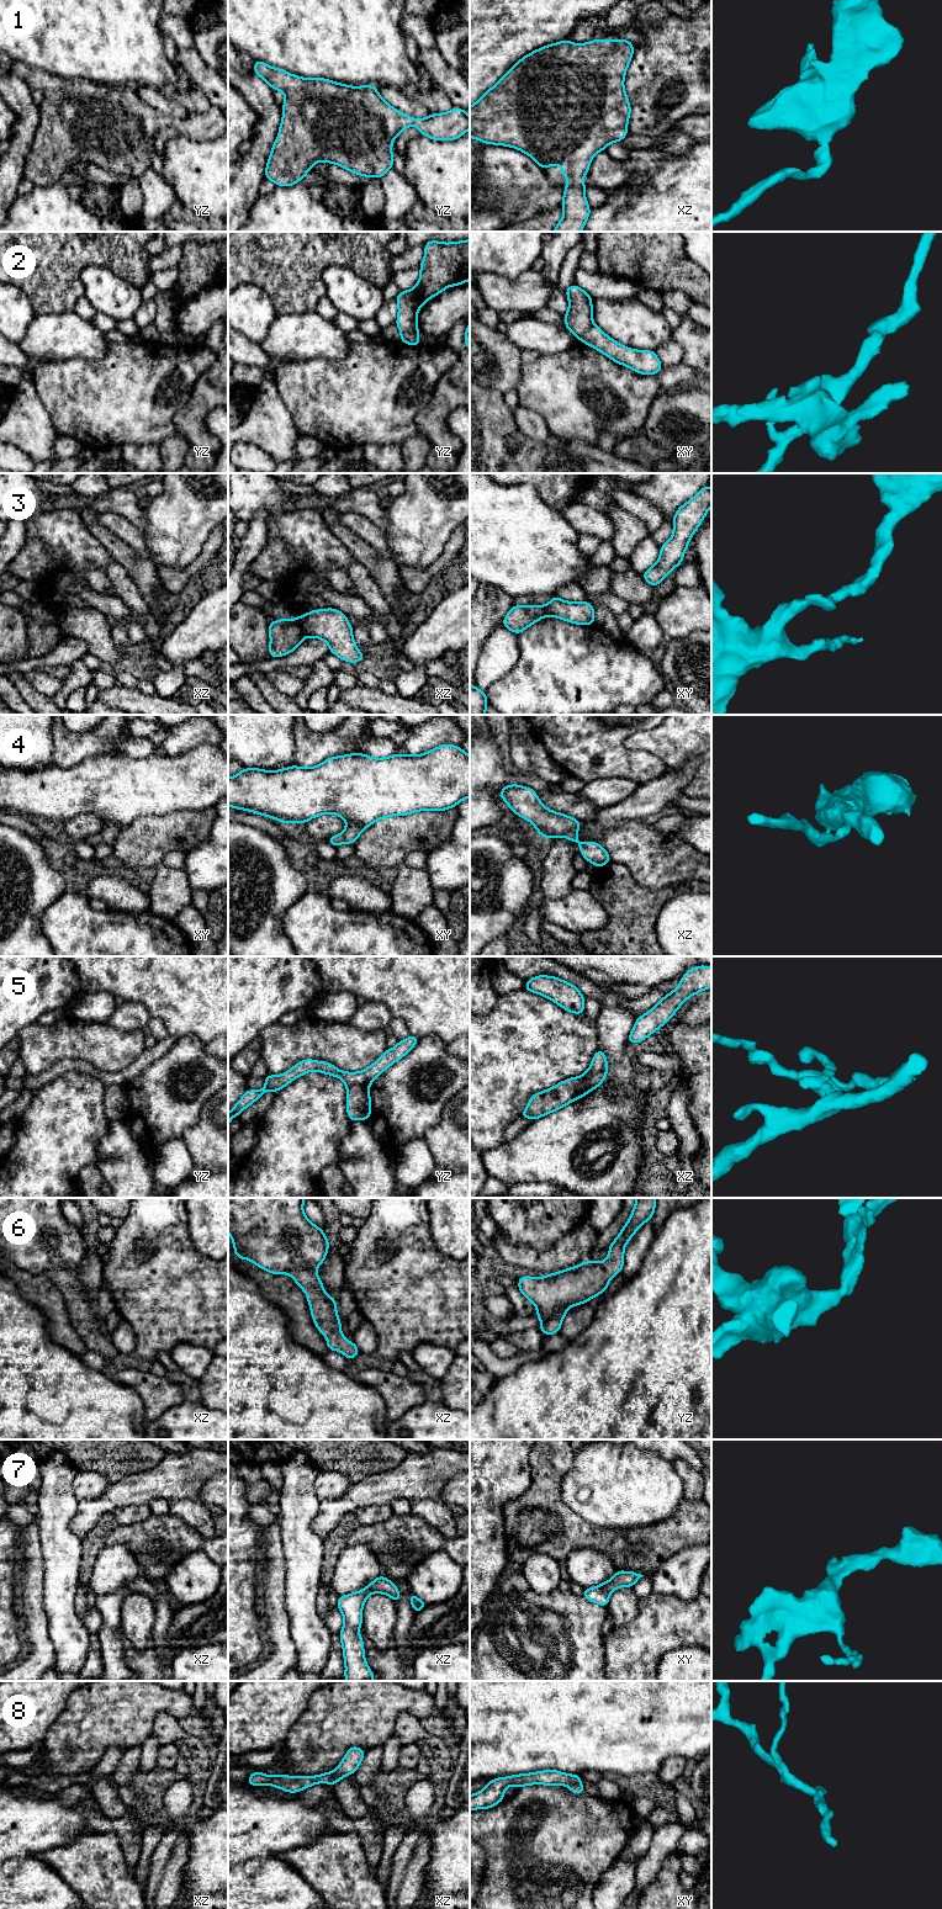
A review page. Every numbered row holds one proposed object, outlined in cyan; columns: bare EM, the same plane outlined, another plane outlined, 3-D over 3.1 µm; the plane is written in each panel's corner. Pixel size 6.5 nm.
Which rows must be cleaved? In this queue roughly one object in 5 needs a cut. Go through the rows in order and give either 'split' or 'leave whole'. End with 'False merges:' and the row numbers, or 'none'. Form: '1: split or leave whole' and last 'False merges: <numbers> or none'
1: leave whole
2: split
3: split
4: leave whole
5: split
6: leave whole
7: leave whole
8: split
False merges: 2, 3, 5, 8

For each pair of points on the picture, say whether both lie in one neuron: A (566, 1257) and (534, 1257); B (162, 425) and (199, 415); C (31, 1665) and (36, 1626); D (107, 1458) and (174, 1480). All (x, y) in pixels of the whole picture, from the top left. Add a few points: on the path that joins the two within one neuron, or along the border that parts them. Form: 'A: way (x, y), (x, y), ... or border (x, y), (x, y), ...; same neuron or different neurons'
A: way (559, 1257), (541, 1258); same neuron
B: border (189, 398), (189, 402), (174, 417), (175, 431); different neurons
C: way (36, 1655), (36, 1636); same neuron
D: border (165, 1453), (149, 1468), (123, 1475), (116, 1481); different neurons

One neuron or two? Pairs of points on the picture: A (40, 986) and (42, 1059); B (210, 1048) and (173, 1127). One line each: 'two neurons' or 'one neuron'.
A: two neurons
B: two neurons

